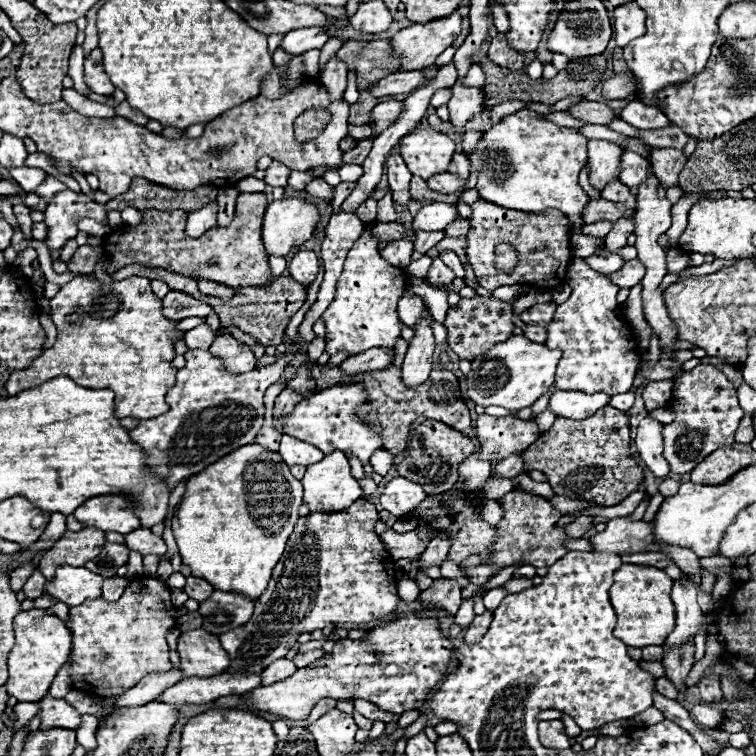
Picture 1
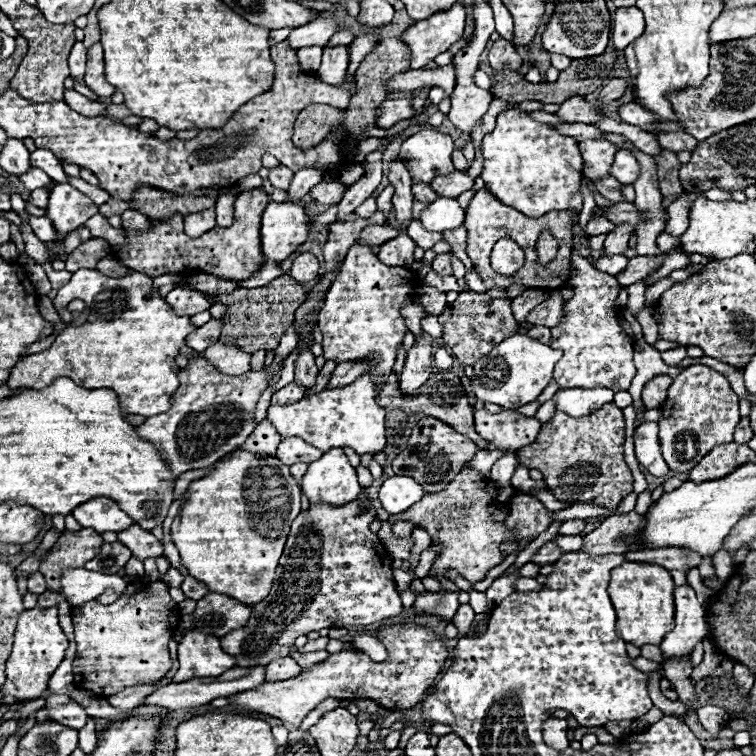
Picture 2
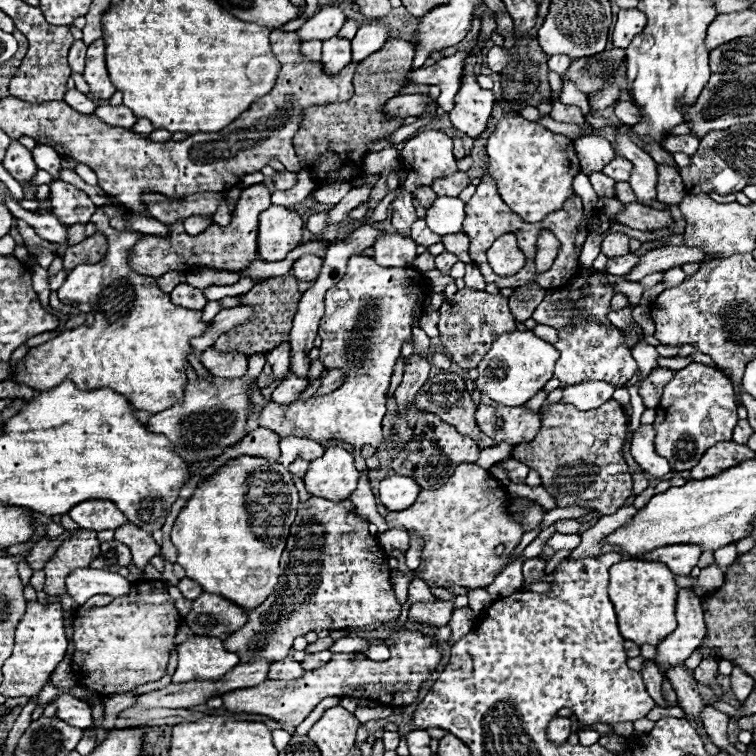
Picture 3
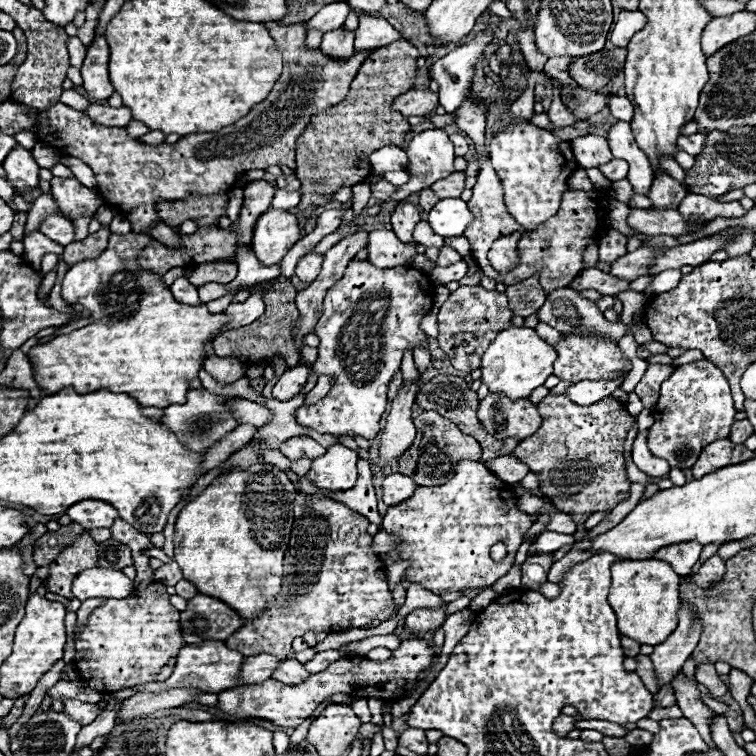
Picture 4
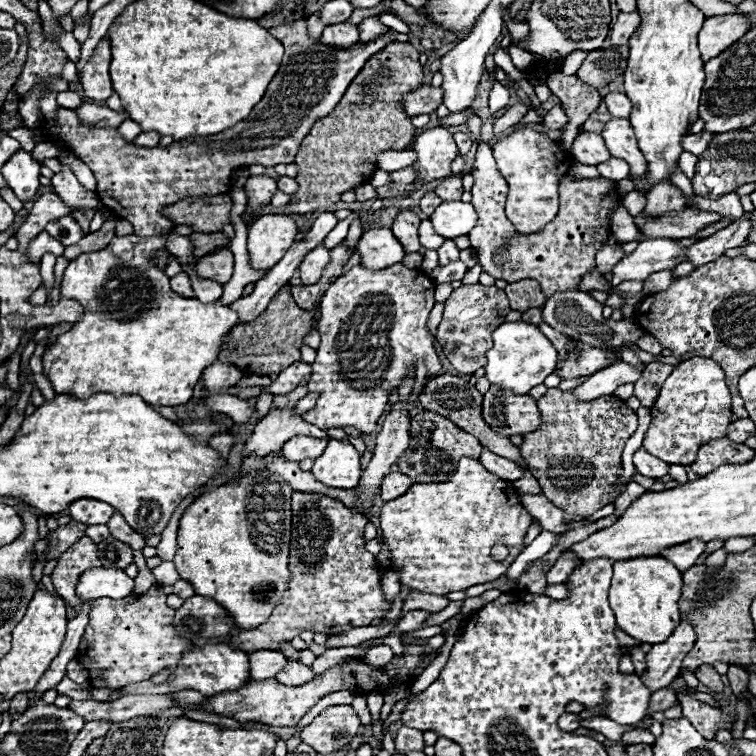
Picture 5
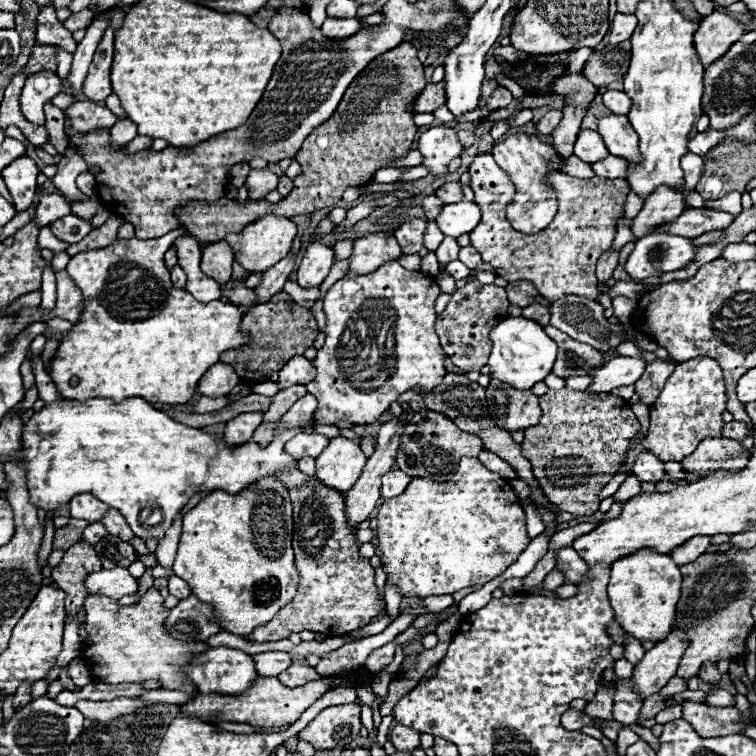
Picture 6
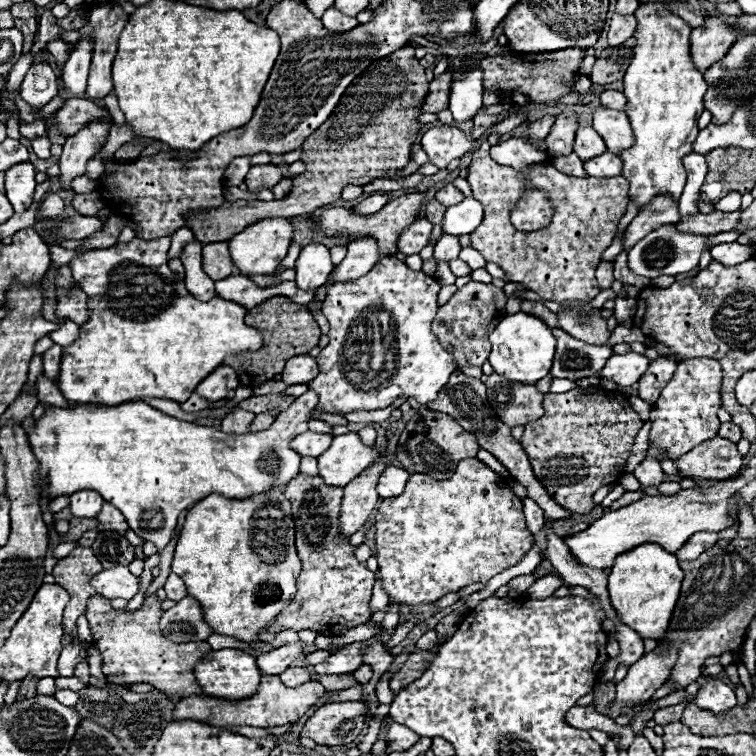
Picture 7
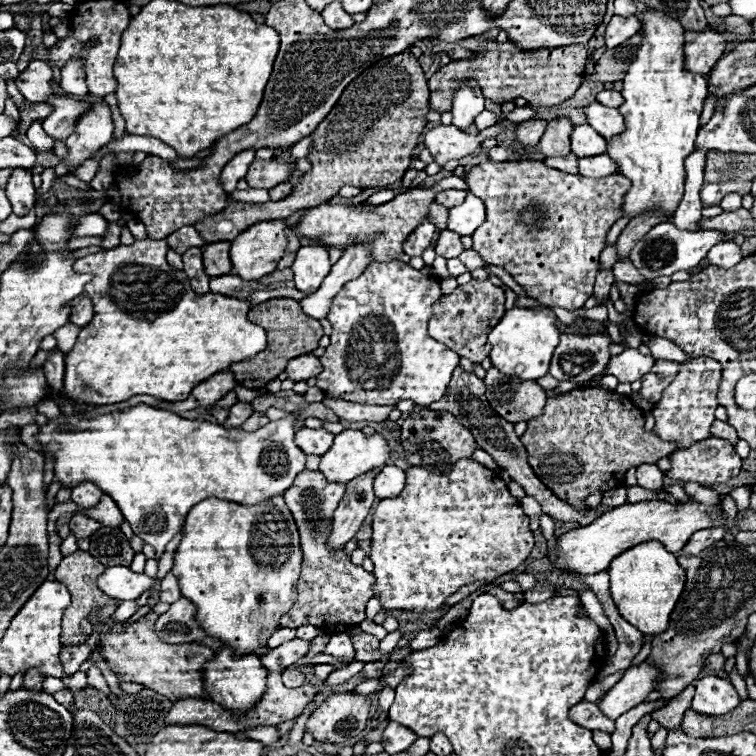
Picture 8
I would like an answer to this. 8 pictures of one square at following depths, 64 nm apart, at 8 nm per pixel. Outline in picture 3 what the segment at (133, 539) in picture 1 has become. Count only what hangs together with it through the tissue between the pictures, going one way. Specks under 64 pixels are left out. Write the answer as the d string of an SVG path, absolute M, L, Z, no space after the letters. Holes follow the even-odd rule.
M122 524L122 528L114 532L114 538L132 550L132 560L138 570L144 570L148 560L160 552L160 546L152 540L152 536L140 528L134 528L134 524Z

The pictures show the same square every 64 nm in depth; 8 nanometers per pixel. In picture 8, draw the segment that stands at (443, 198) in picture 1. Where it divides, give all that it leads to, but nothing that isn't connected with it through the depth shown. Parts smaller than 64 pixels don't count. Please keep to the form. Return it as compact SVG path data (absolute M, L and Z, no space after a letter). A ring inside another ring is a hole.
M436 202L432 204L430 208L430 214L428 214L428 220L438 228L438 230L444 230L446 228L446 216L448 216L448 210L444 206L438 206Z

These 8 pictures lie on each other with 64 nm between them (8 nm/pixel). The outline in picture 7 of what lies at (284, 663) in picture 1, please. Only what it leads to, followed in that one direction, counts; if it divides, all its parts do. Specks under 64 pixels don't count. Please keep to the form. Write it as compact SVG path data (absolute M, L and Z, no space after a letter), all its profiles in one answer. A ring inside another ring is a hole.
M288 668L280 674L280 678L286 686L300 686L310 680L310 672L306 672L306 668ZM328 675L317 676L317 680L325 687L327 691L346 689L358 684L354 676L351 675Z

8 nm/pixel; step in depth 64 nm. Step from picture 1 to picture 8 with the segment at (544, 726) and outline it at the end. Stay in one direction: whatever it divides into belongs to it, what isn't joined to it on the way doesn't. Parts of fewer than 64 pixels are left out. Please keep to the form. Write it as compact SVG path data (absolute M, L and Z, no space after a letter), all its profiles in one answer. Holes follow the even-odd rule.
M582 700L582 702L574 704L574 708L570 708L570 718L588 730L600 730L600 732L608 732L608 734L614 732L614 720L602 716L596 702Z

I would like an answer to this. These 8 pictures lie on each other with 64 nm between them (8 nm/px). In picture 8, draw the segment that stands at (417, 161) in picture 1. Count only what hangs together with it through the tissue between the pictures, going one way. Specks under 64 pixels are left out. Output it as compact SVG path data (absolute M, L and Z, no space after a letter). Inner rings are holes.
M452 124L432 128L424 136L424 144L432 152L434 162L438 162L440 166L444 166L448 160L460 160L480 146L478 136L466 134Z

